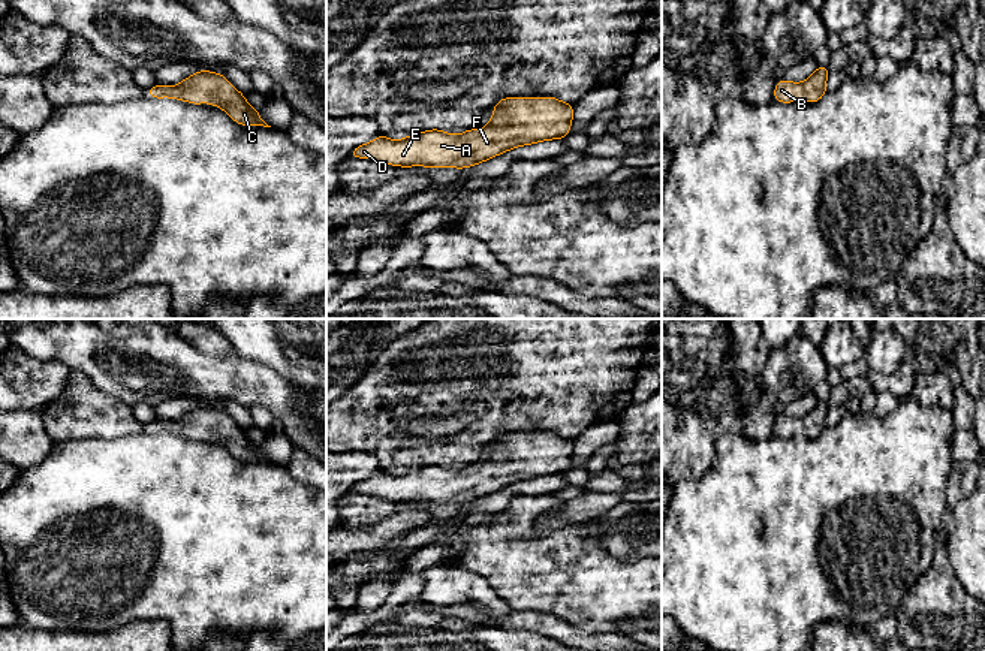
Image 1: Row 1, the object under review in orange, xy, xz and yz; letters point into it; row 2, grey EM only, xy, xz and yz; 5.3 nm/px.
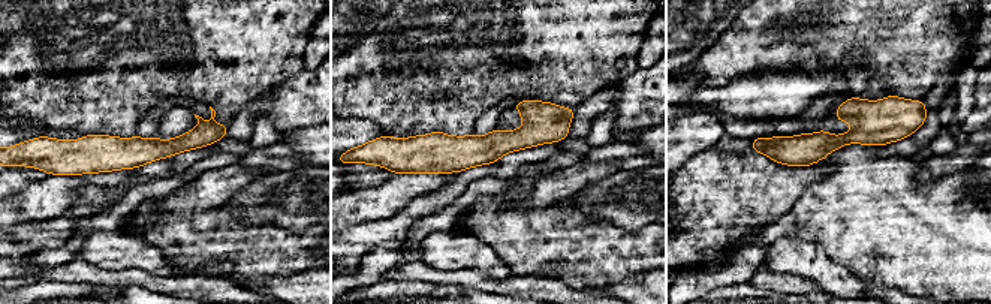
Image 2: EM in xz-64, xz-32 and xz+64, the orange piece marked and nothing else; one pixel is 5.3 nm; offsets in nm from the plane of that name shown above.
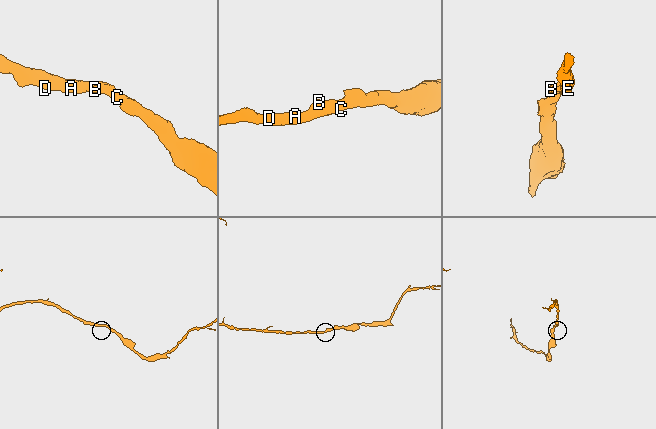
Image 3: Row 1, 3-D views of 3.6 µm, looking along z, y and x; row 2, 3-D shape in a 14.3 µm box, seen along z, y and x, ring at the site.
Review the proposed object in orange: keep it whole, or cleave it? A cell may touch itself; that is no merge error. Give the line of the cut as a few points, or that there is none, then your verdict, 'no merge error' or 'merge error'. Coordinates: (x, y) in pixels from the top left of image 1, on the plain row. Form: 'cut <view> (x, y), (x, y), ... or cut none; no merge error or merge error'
cut none; no merge error

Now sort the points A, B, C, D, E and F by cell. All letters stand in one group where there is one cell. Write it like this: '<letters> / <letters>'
A B C D E F

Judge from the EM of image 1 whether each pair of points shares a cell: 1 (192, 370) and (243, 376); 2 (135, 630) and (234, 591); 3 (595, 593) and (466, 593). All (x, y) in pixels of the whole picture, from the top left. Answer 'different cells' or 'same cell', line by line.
1: same cell
2: different cells
3: different cells

